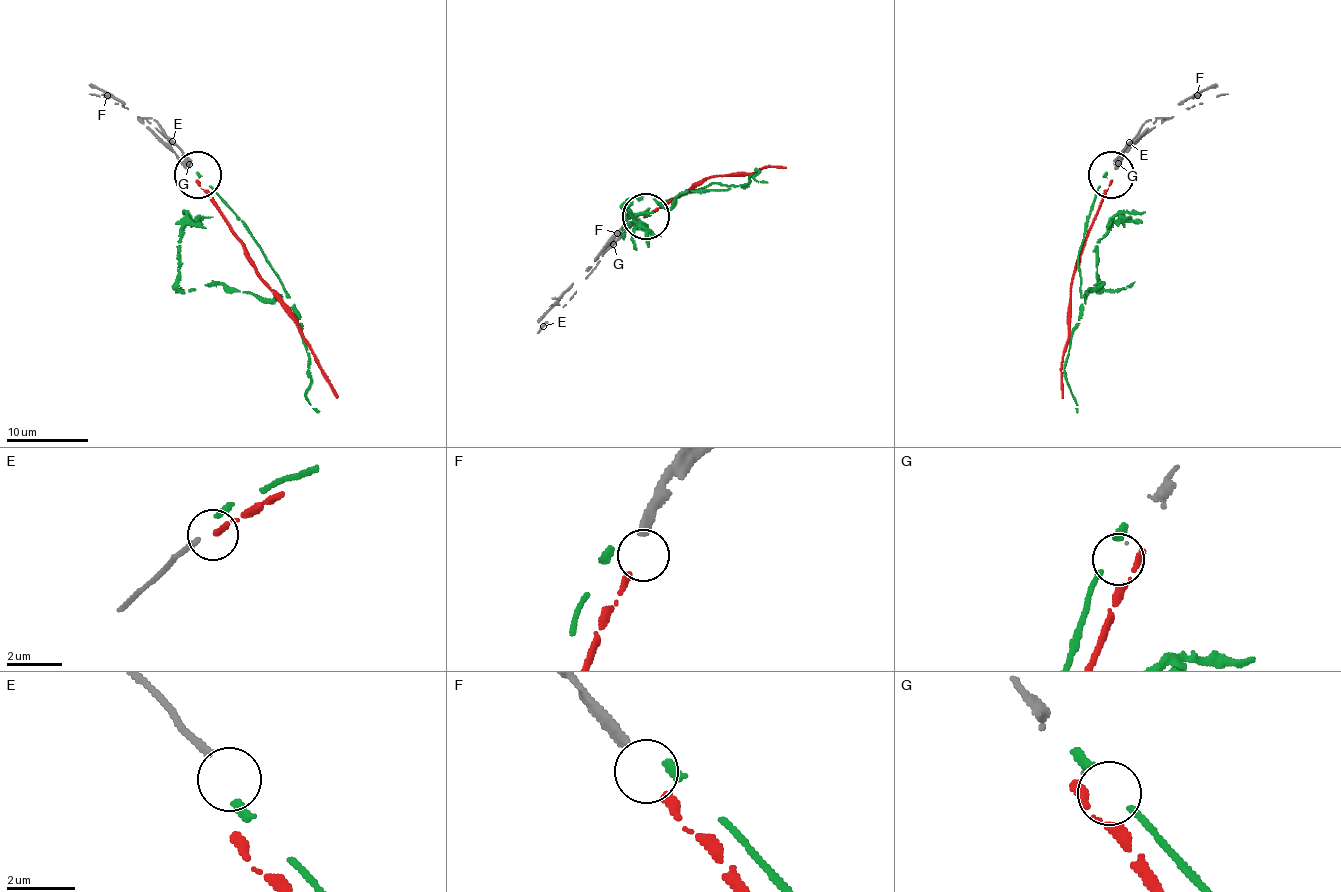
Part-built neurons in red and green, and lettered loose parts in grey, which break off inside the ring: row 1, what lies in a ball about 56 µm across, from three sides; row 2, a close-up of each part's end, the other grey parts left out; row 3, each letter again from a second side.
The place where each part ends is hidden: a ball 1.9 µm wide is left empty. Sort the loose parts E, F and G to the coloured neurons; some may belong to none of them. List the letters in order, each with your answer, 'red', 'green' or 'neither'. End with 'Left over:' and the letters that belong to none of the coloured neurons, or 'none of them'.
E: green
F: red
G: neither
Left over: G

